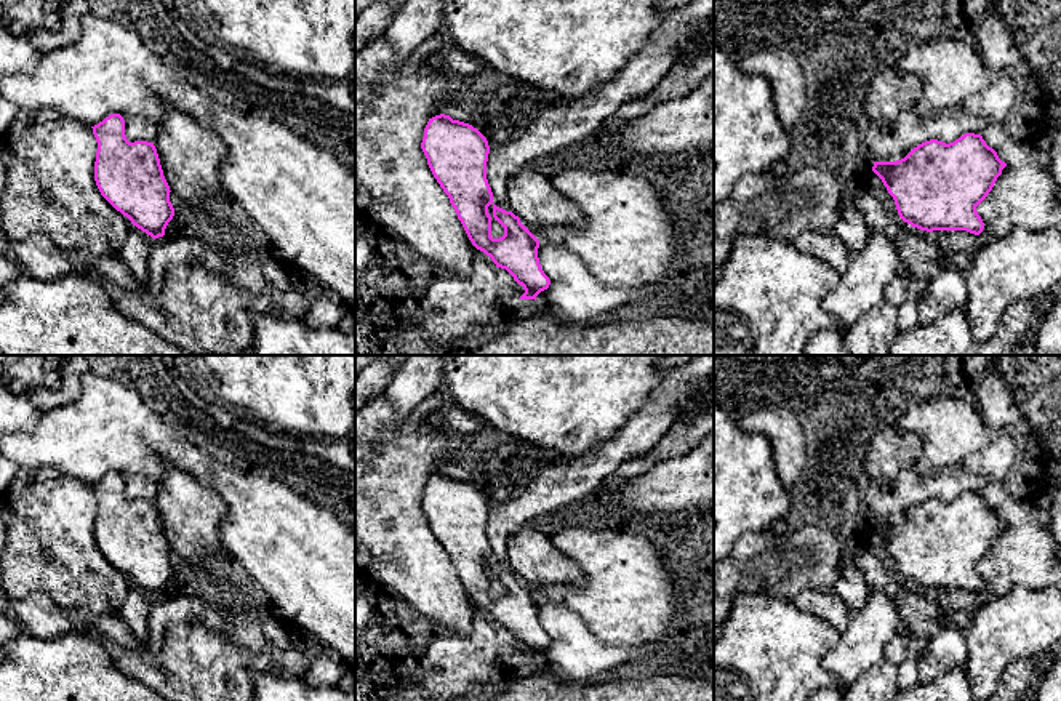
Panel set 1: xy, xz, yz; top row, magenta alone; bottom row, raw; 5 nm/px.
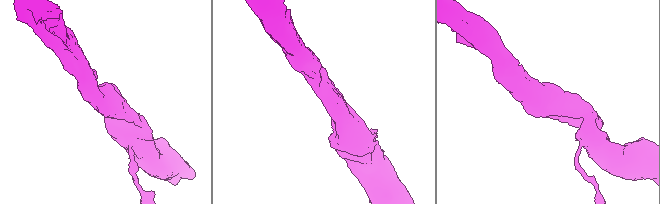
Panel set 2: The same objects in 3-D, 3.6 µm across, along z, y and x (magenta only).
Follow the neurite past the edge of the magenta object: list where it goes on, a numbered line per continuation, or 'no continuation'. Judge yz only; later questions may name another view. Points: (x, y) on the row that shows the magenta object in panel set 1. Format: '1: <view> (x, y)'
no continuation

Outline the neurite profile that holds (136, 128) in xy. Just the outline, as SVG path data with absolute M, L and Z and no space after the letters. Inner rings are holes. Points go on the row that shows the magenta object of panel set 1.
M123 117L125 136L130 142L147 141L152 142L157 136L157 125L147 117Z

